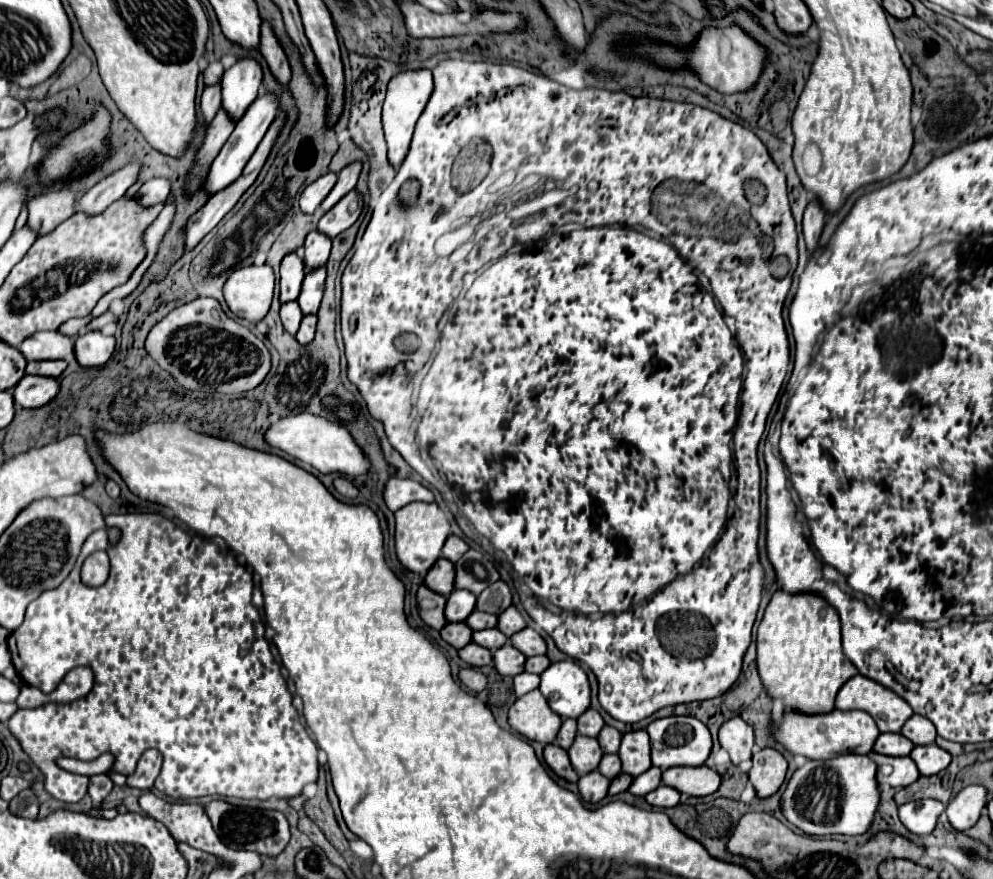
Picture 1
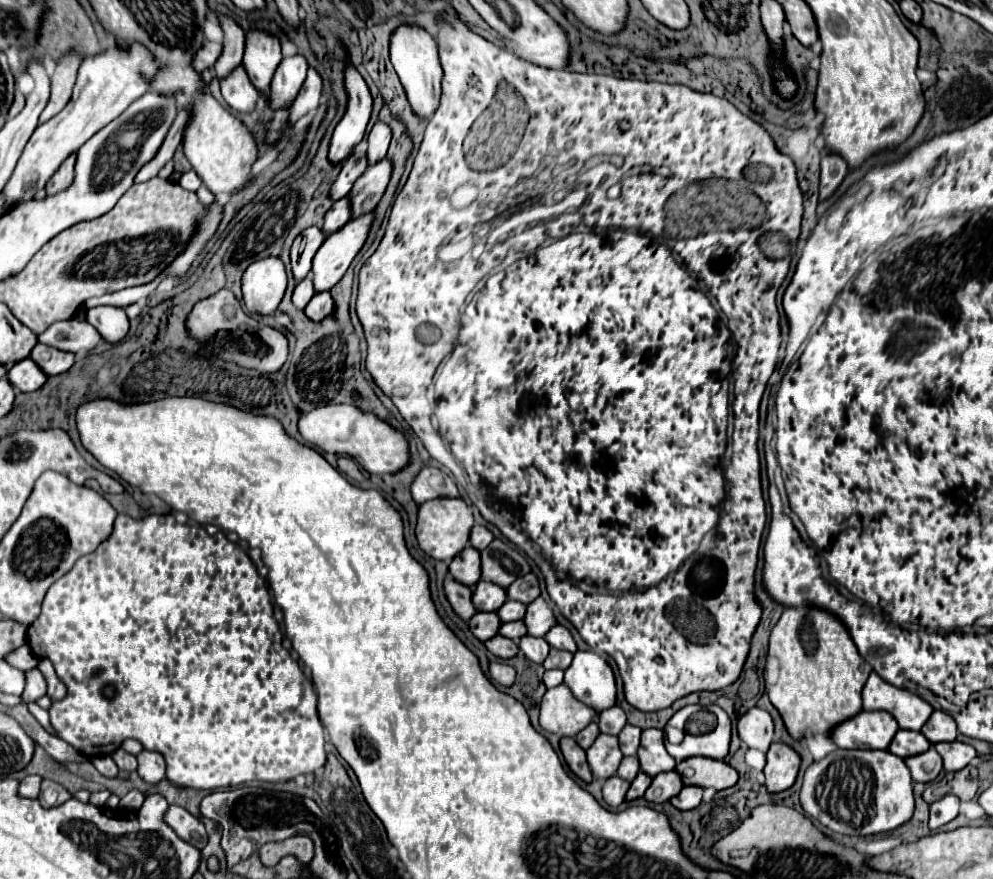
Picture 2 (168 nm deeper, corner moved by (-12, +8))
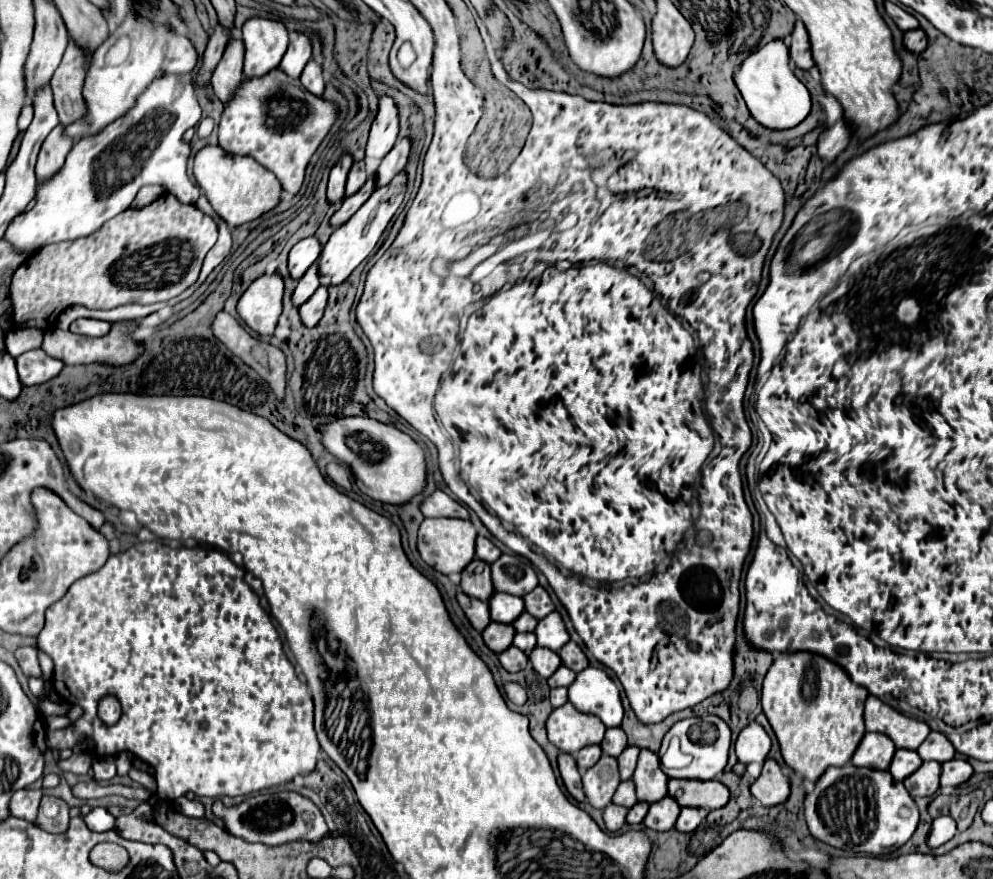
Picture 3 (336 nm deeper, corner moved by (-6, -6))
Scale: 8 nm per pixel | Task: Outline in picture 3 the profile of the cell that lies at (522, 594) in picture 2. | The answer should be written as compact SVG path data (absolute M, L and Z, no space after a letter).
M535 587L531 593L527 593L523 597L523 601L525 601L525 611L537 619L541 619L553 611L553 601L543 587Z

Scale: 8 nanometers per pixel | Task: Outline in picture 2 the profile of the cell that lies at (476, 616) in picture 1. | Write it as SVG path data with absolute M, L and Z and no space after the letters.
M507 601L497 613L501 617L501 621L519 621L523 619L523 613L525 613L525 603L519 603L519 601Z

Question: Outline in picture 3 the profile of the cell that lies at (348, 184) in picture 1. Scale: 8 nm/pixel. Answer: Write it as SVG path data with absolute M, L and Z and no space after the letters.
M383 97L383 99L379 101L379 113L377 113L373 125L371 125L365 159L381 161L381 159L391 151L391 147L395 145L397 131L399 131L397 107L395 107L393 99Z

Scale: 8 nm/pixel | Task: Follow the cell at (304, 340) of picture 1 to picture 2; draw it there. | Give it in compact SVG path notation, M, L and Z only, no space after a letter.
M315 293L313 299L307 303L305 307L305 315L311 319L311 321L323 321L325 317L329 317L333 311L333 299L331 299L331 293Z

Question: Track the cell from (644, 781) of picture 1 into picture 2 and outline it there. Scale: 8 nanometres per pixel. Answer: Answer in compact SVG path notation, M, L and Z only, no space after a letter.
M677 771L659 773L657 777L653 777L653 783L649 785L645 799L651 803L667 803L673 797L677 797L681 789L683 789L683 783Z

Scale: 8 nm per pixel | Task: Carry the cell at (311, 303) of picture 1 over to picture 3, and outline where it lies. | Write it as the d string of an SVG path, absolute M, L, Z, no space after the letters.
M401 171L399 175L393 177L393 181L385 187L381 187L381 191L375 191L367 203L339 229L333 231L331 239L327 241L327 245L323 247L321 255L319 255L319 275L323 277L323 281L333 287L333 285L341 285L351 273L353 269L373 251L373 247L377 245L381 233L385 231L387 223L391 221L391 217L395 215L395 211L399 209L401 201L403 201L403 193L405 193L405 173Z

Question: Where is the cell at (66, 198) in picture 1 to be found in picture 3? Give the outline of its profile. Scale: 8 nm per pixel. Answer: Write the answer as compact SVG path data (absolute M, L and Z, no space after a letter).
M63 125L53 129L51 135L41 145L41 153L39 153L37 167L35 167L37 187L43 185L45 181L53 179L57 175L57 171L61 171L71 147L73 147L73 143L65 143L65 139L61 139L61 135L57 135L57 131L61 131L61 127Z

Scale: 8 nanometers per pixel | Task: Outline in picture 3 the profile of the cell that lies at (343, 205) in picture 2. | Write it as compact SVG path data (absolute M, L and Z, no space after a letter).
M367 179L365 187L361 187L361 191L357 191L357 195L351 195L349 199L345 199L343 205L333 213L333 217L329 219L329 225L331 225L333 229L341 227L351 215L357 213L357 209L369 199L371 193L373 193L373 179Z

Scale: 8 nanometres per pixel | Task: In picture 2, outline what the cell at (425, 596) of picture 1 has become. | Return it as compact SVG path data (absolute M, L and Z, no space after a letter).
M449 575L449 577L445 579L445 591L447 591L447 597L449 597L453 609L457 611L457 615L459 615L461 619L469 621L469 619L477 613L477 609L471 605L471 593L473 593L471 587L455 581L455 579Z

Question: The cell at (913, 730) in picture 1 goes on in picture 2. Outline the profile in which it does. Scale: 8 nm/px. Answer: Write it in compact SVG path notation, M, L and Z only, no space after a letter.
M935 711L931 719L923 725L921 733L935 745L943 741L955 741L957 737L957 725L955 719L943 711Z

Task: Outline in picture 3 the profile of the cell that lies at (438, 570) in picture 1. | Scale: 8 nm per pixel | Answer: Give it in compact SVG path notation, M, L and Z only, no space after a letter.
M471 561L463 573L461 573L461 589L463 593L467 593L469 597L487 601L489 595L493 593L493 583L491 583L491 575L489 575L489 563L485 561Z

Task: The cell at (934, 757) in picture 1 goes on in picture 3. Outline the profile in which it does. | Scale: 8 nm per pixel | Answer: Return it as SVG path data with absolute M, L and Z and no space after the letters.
M951 759L941 765L941 787L955 787L965 783L973 775L973 767L963 759Z

